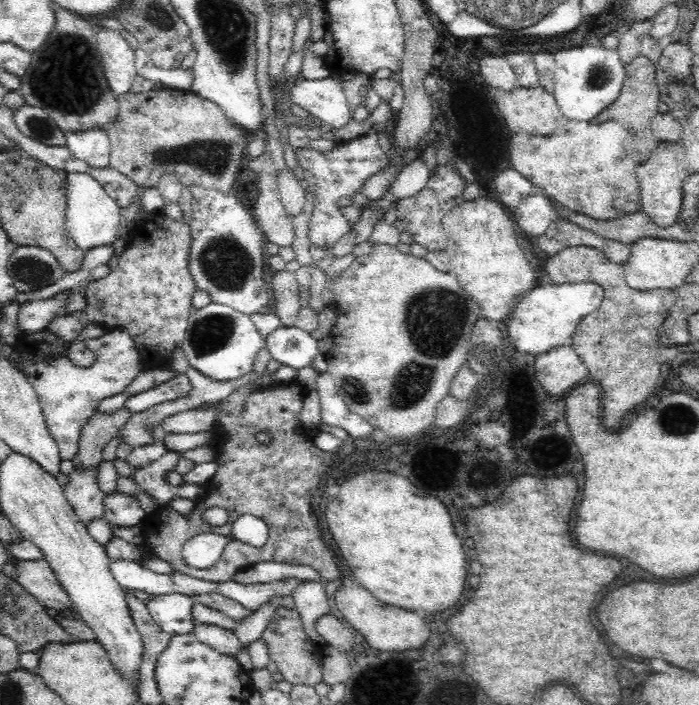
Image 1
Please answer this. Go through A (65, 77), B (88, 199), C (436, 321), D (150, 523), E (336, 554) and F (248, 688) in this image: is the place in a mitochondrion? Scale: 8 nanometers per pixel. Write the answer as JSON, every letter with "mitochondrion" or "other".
{"A":"mitochondrion","B":"other","C":"mitochondrion","D":"other","E":"other","F":"other"}

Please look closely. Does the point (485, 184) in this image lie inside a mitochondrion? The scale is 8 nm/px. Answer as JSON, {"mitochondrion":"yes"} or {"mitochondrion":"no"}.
{"mitochondrion":"no"}

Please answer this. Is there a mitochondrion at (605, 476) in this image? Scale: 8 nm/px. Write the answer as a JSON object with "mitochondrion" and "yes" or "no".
{"mitochondrion":"no"}

